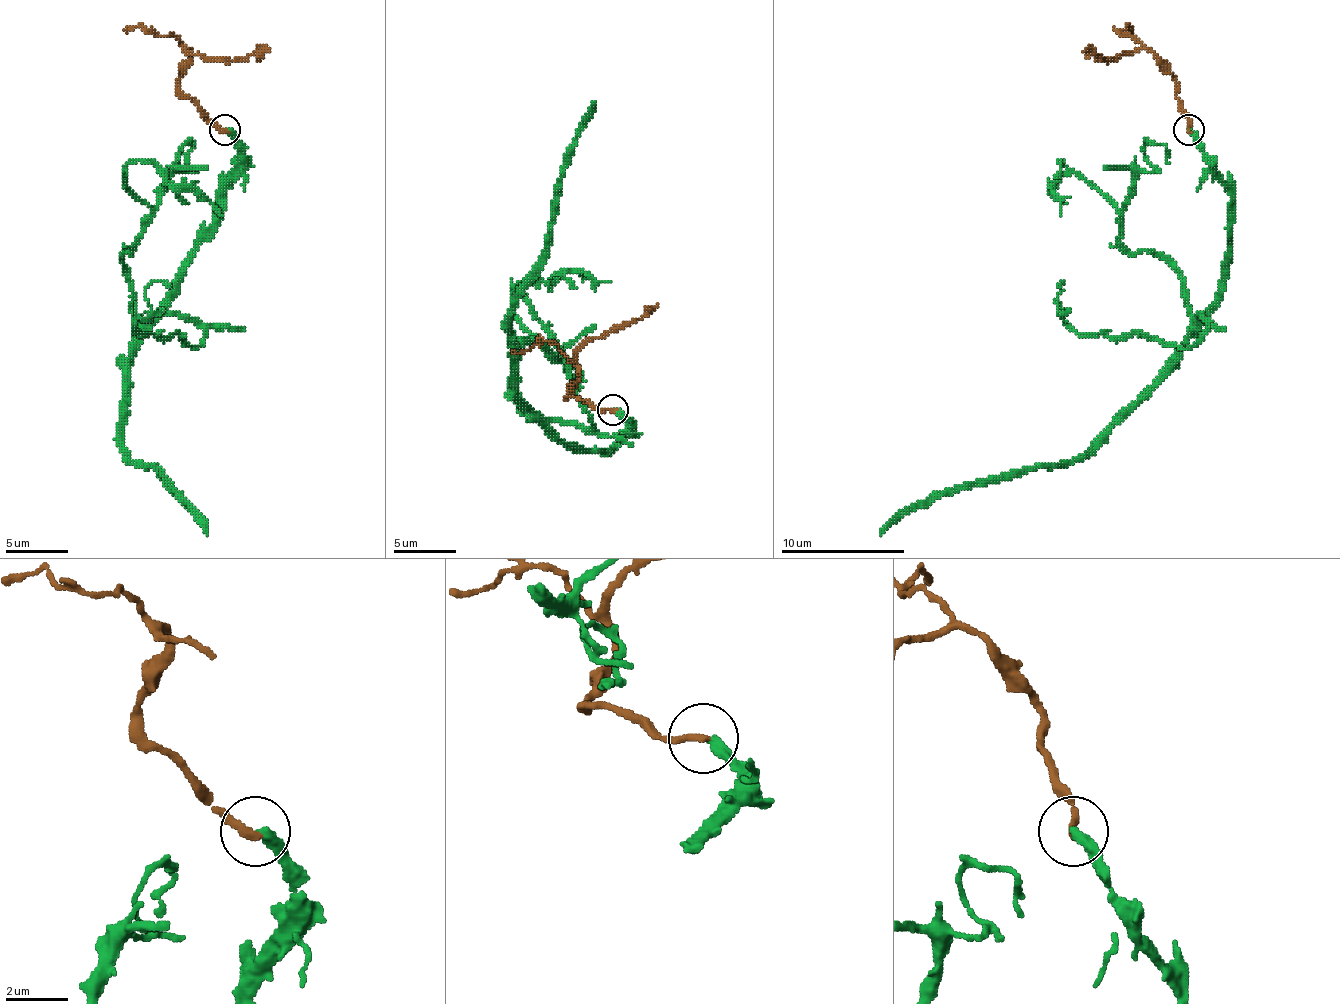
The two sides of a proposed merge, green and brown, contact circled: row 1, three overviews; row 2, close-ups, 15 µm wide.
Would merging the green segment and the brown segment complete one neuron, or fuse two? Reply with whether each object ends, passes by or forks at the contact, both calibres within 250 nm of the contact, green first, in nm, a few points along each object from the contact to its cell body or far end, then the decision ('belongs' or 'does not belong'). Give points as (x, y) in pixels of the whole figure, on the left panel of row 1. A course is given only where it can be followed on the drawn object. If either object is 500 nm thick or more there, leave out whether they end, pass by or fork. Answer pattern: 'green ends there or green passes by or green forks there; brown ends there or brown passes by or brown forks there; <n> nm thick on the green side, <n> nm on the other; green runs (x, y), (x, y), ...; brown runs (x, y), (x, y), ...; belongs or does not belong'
green ends there; brown ends there; 320 nm thick on the green side, 240 nm on the other; green runs (226, 129), (238, 166), (216, 197), (216, 228), (129, 365), (126, 455), (160, 476), (207, 535); brown runs (226, 129), (204, 113), (179, 88), (179, 76), (188, 48), (188, 51), (207, 57), (235, 61), (269, 51); does not belong

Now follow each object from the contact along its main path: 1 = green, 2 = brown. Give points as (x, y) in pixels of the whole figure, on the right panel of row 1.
1: (1188, 129), (1231, 197), (1231, 247), (1222, 296), (1172, 365), (1082, 455), (936, 492), (881, 535)
2: (1188, 129), (1188, 113), (1175, 88), (1175, 76), (1144, 48), (1107, 61), (1082, 51)

